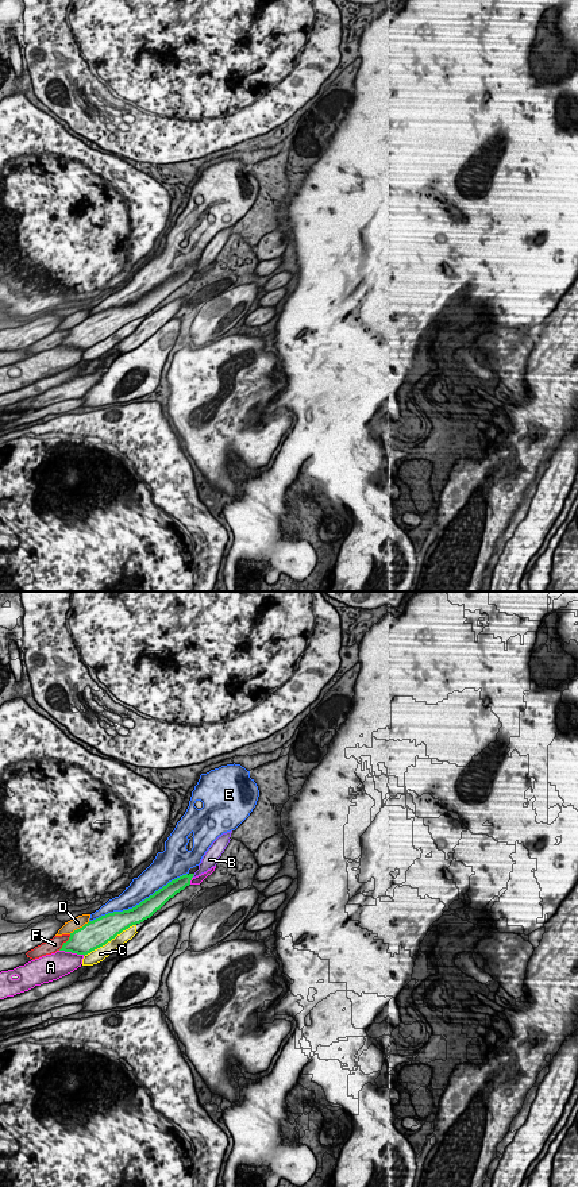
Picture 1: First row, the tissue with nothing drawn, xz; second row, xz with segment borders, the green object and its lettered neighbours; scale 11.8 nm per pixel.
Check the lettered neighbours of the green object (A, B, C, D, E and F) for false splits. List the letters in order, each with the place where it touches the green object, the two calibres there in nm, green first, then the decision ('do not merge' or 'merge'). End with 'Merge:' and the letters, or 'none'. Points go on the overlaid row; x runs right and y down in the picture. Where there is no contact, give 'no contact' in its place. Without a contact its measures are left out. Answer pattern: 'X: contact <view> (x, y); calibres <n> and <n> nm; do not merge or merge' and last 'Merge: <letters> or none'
A: contact xz (72, 952); calibres 320 and 300 nm; do not merge
B: contact xz (193, 874); calibres 160 and 170 nm; do not merge
C: contact xz (110, 940); calibres 320 and 160 nm; do not merge
D: contact xz (80, 928); calibres 320 and 140 nm; do not merge
E: contact xz (139, 904); calibres 220 and 280 nm; do not merge
F: contact xz (65, 943); calibres 320 and 170 nm; do not merge
Merge: none

